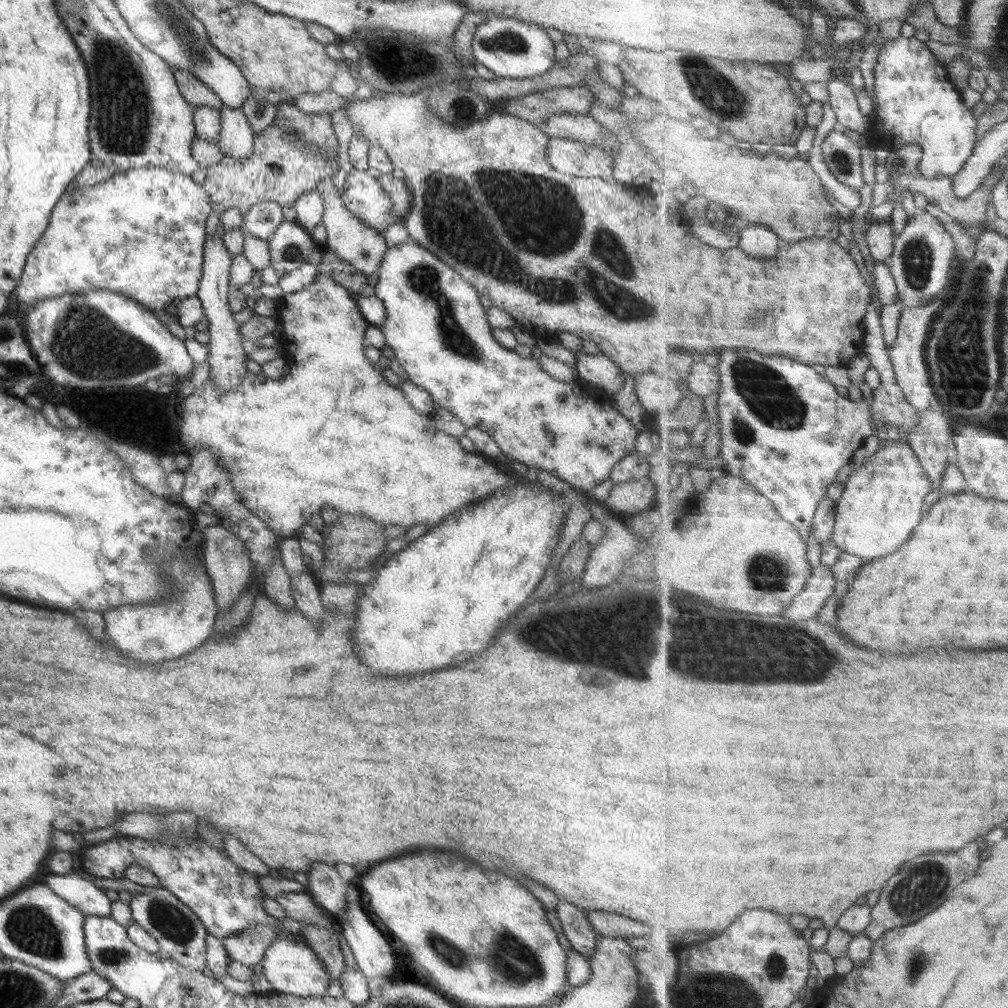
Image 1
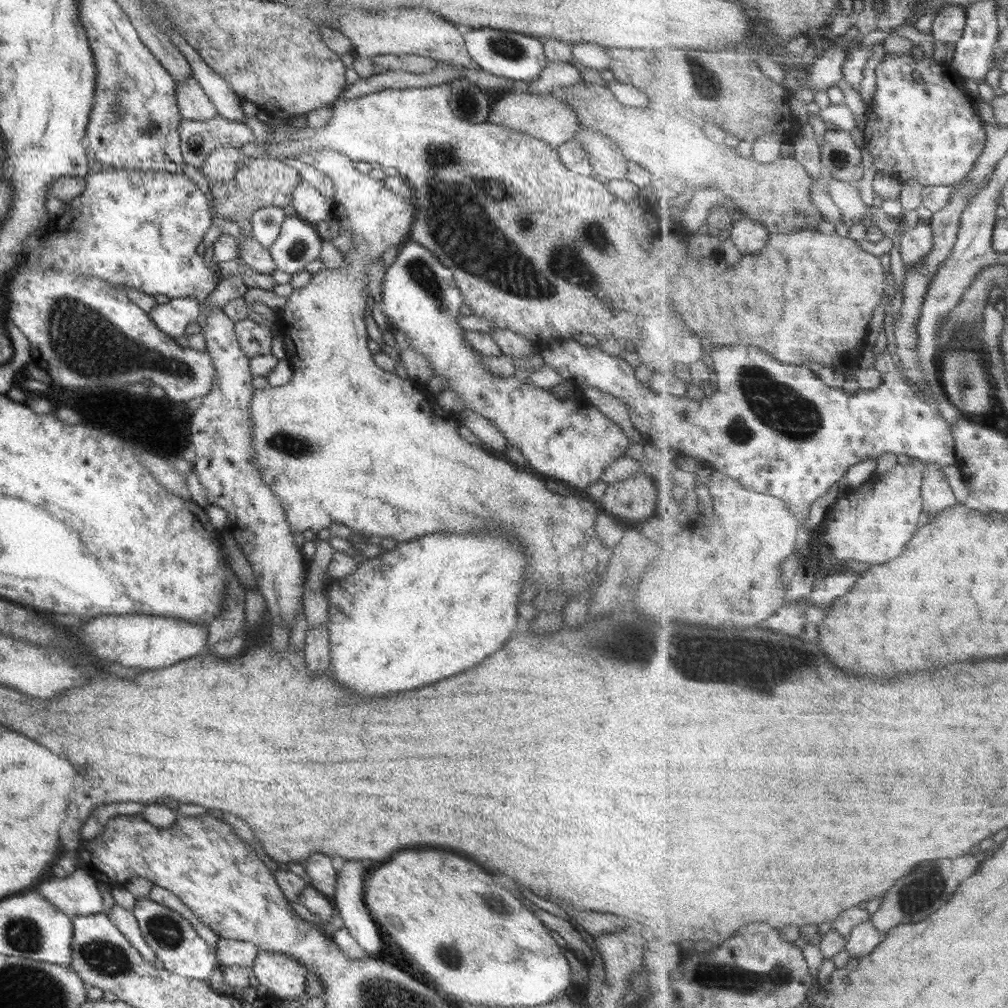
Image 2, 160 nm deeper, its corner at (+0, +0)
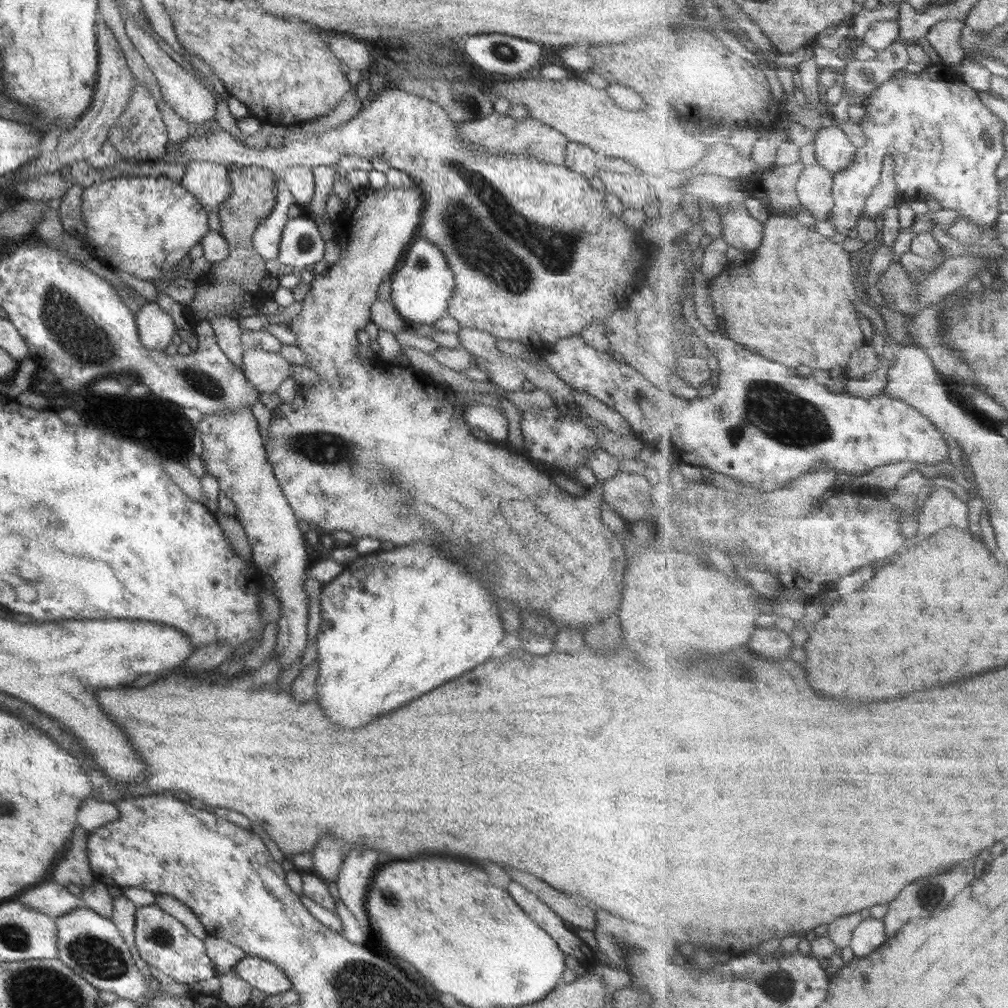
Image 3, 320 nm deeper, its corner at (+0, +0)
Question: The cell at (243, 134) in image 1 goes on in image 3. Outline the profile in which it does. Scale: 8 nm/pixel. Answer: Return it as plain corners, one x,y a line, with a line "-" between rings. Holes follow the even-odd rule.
191,160
178,183
192,194
206,214
209,214
229,196
231,187
226,170
225,165

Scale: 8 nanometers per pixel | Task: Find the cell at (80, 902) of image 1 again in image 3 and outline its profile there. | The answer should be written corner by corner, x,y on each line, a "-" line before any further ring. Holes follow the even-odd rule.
47,882
47,884
41,884
41,886
21,894
16,900
26,908
54,918
79,907
78,902
81,901
81,898
71,895
61,885

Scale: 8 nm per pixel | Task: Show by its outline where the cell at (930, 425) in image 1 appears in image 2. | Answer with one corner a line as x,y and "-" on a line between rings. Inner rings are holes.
925,462
919,464
923,470
922,499
929,521
939,516
946,508
957,505
958,498
953,492
941,464

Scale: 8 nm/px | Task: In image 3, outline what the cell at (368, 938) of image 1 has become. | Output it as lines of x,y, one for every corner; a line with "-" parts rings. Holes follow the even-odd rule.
353,848
344,857
336,877
339,900
351,911
364,930
371,928
364,906
369,878
377,860
379,852
367,848

